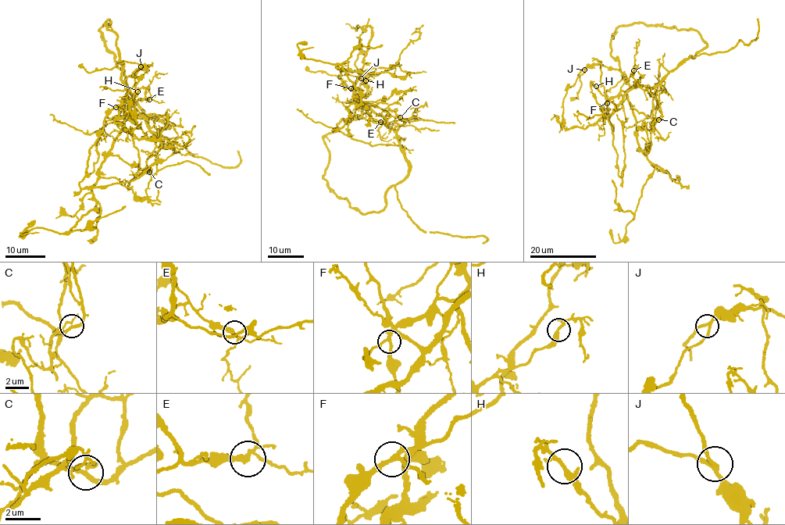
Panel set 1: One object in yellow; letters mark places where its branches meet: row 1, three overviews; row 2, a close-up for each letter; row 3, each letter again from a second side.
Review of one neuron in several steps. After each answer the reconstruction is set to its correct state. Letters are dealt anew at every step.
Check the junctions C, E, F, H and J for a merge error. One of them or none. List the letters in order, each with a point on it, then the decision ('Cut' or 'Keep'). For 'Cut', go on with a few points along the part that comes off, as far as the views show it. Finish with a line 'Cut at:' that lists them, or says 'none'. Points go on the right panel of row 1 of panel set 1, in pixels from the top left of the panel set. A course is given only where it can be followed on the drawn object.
C: Place: (658, 119). Cut. Course of the part to remove: (658, 119), (662, 115), (658, 95), (662, 91), (668, 93)
E: Place: (633, 70). Keep
F: Place: (607, 103). Keep
H: Place: (596, 86). Keep
J: Place: (584, 69). Keep
Cut at: C

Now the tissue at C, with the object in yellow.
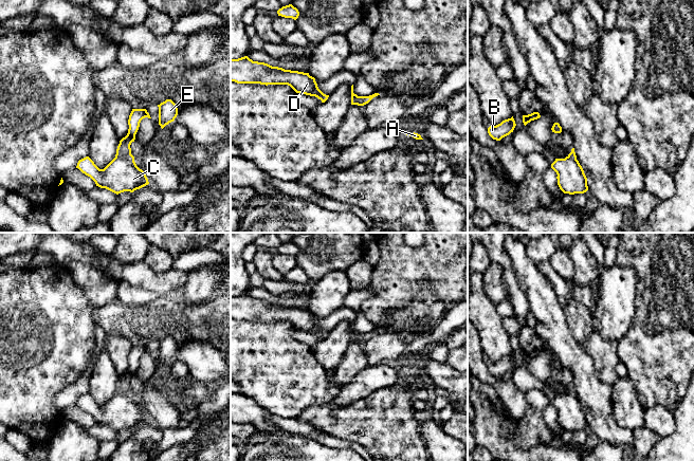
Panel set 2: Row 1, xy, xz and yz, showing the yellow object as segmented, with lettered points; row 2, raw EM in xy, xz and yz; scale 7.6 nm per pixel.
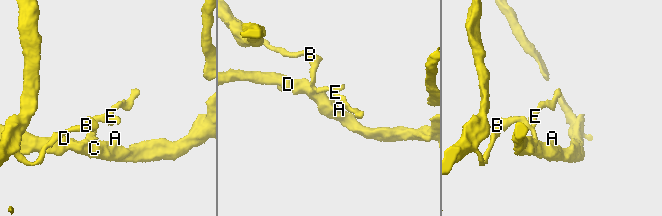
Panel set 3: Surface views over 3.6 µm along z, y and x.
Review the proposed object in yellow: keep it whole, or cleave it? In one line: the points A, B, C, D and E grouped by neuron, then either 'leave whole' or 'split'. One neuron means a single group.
A C D / B E | split

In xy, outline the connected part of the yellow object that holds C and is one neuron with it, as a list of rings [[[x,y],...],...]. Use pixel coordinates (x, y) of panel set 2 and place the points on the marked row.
[[[86,156],[78,161],[76,168],[90,177],[101,188],[106,188],[116,195],[133,192],[149,184],[144,171],[135,162],[116,156],[104,169],[99,169],[94,162]]]

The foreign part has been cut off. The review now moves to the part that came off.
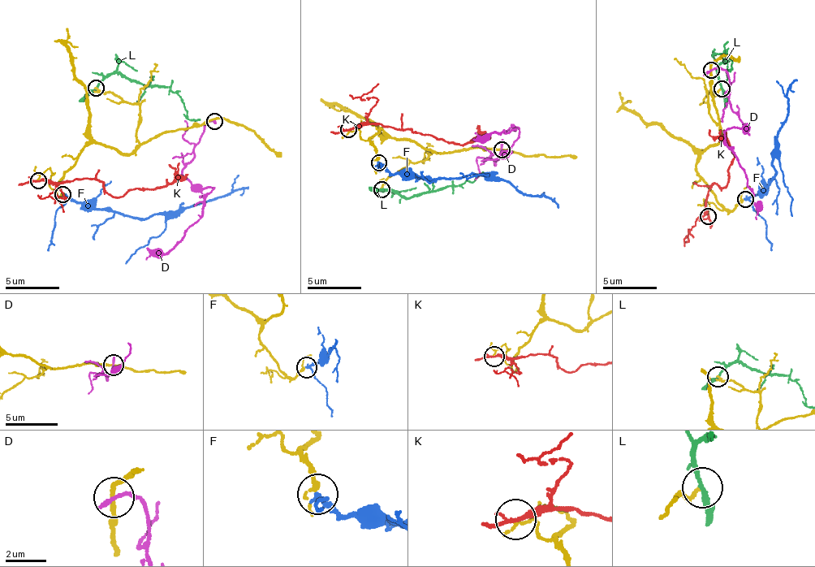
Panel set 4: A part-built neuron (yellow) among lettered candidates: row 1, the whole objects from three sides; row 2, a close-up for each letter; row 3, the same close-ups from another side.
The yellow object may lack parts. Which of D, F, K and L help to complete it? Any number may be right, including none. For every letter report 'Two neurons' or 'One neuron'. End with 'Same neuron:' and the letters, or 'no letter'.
D: Two neurons
F: One neuron
K: Two neurons
L: Two neurons
Same neuron: F

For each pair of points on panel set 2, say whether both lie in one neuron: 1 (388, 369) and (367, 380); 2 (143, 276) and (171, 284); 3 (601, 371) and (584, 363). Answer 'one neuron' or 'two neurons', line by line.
1: one neuron
2: one neuron
3: two neurons

